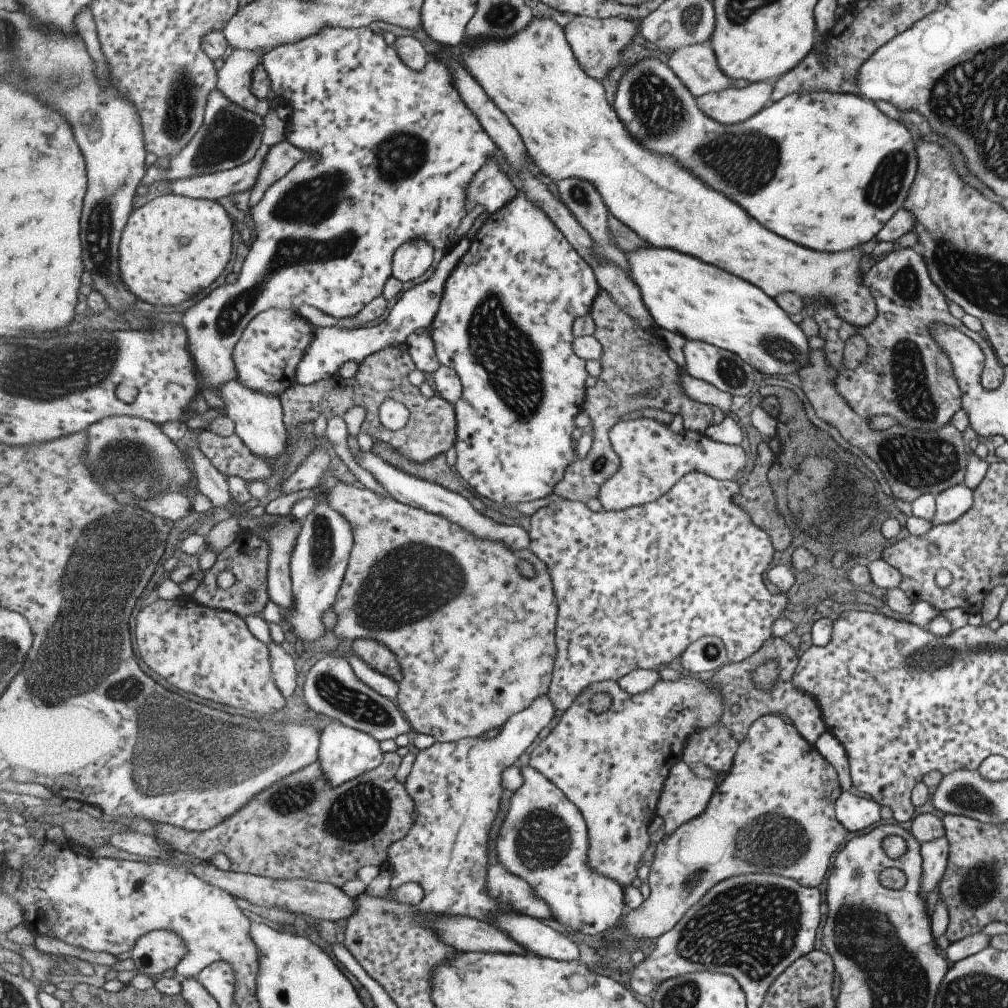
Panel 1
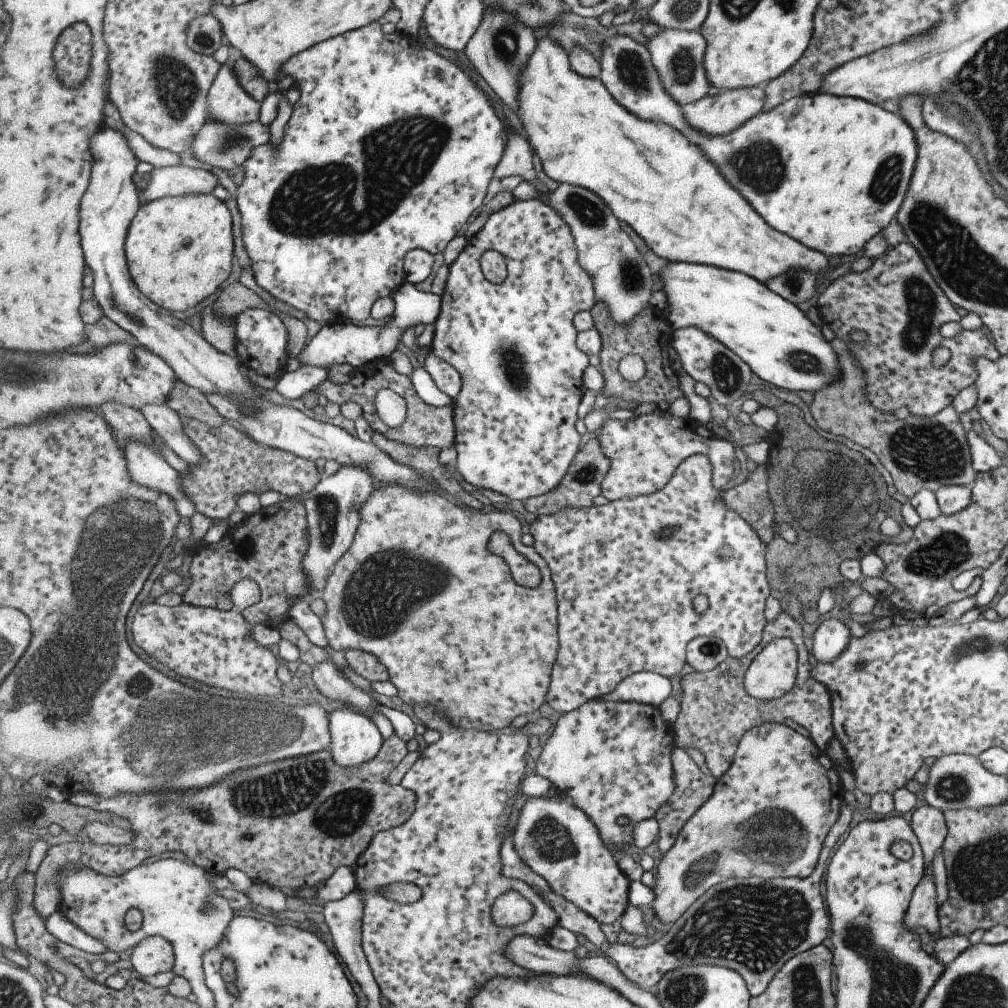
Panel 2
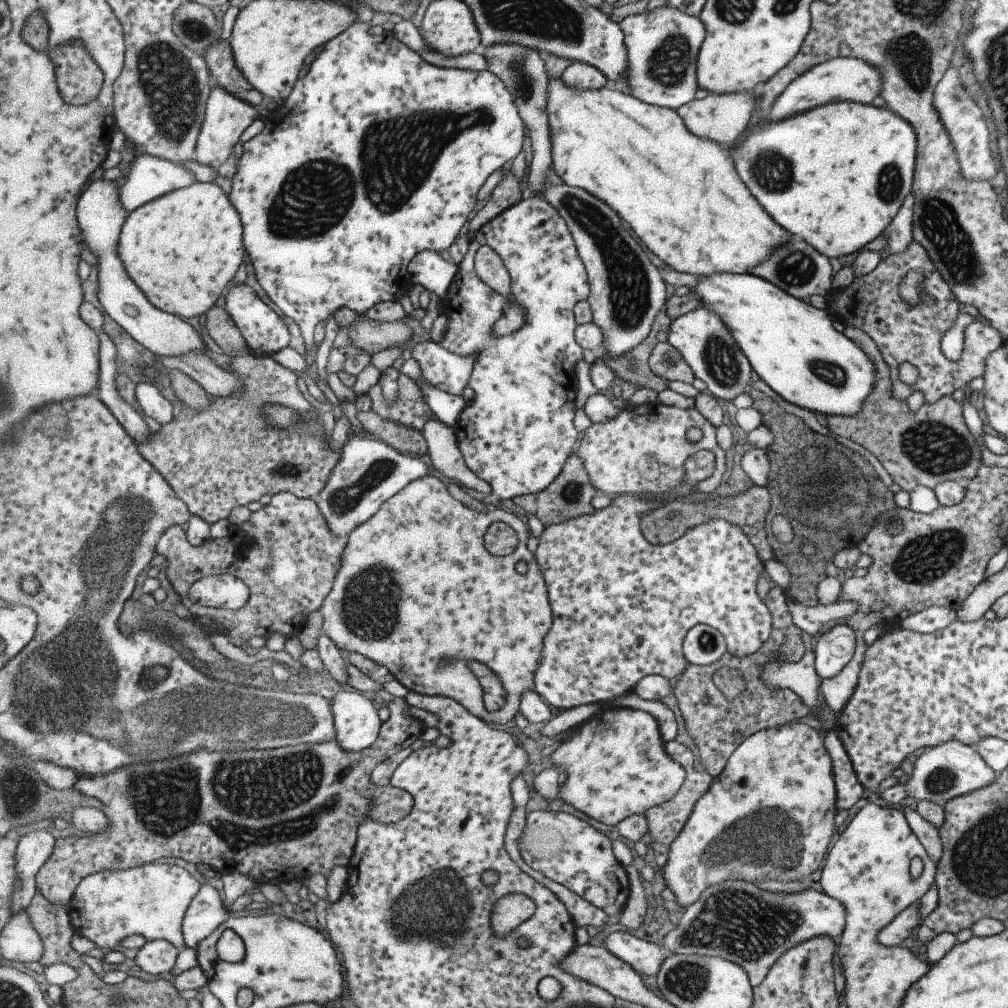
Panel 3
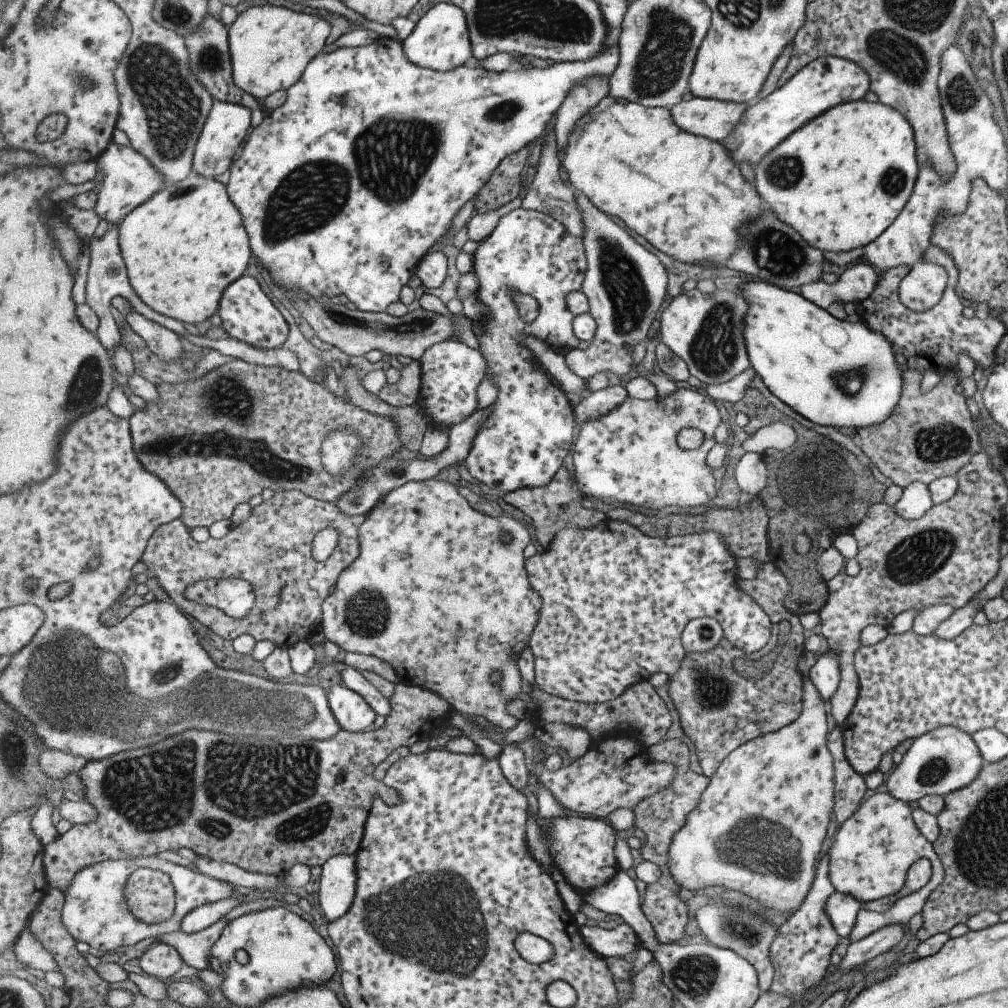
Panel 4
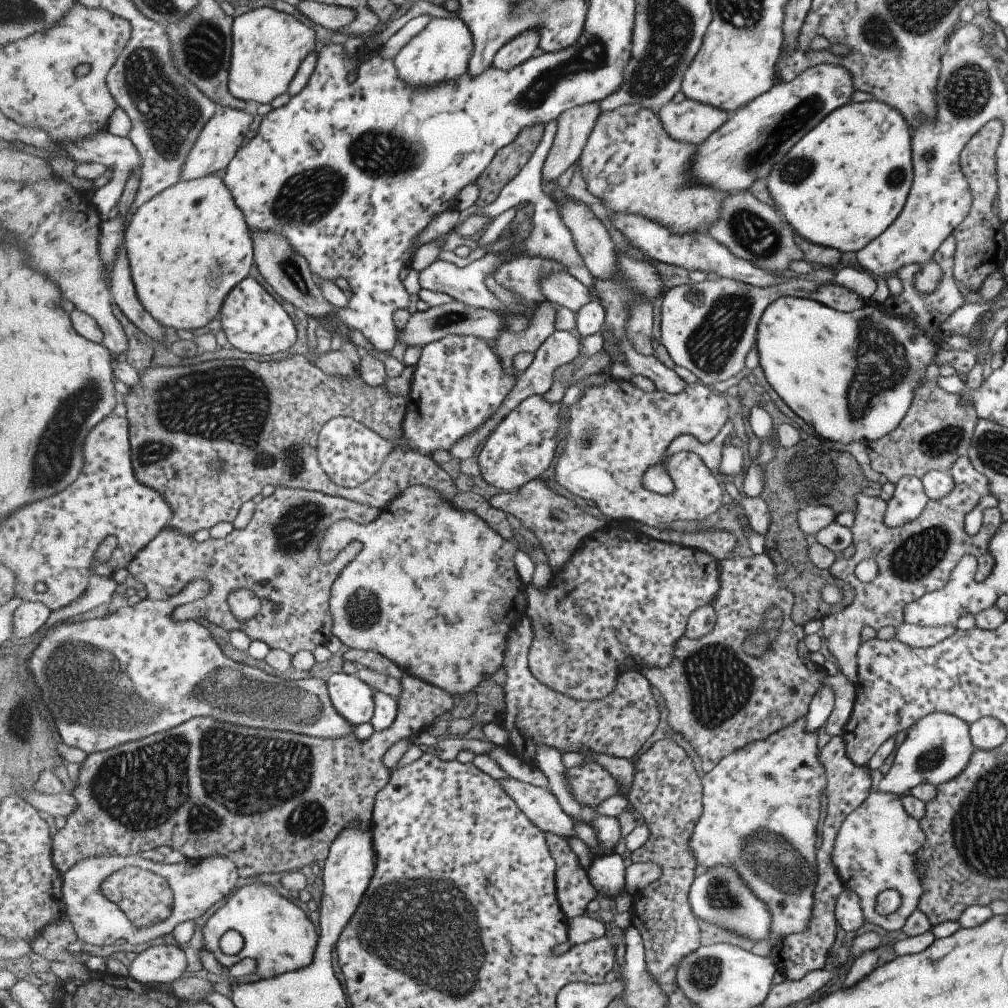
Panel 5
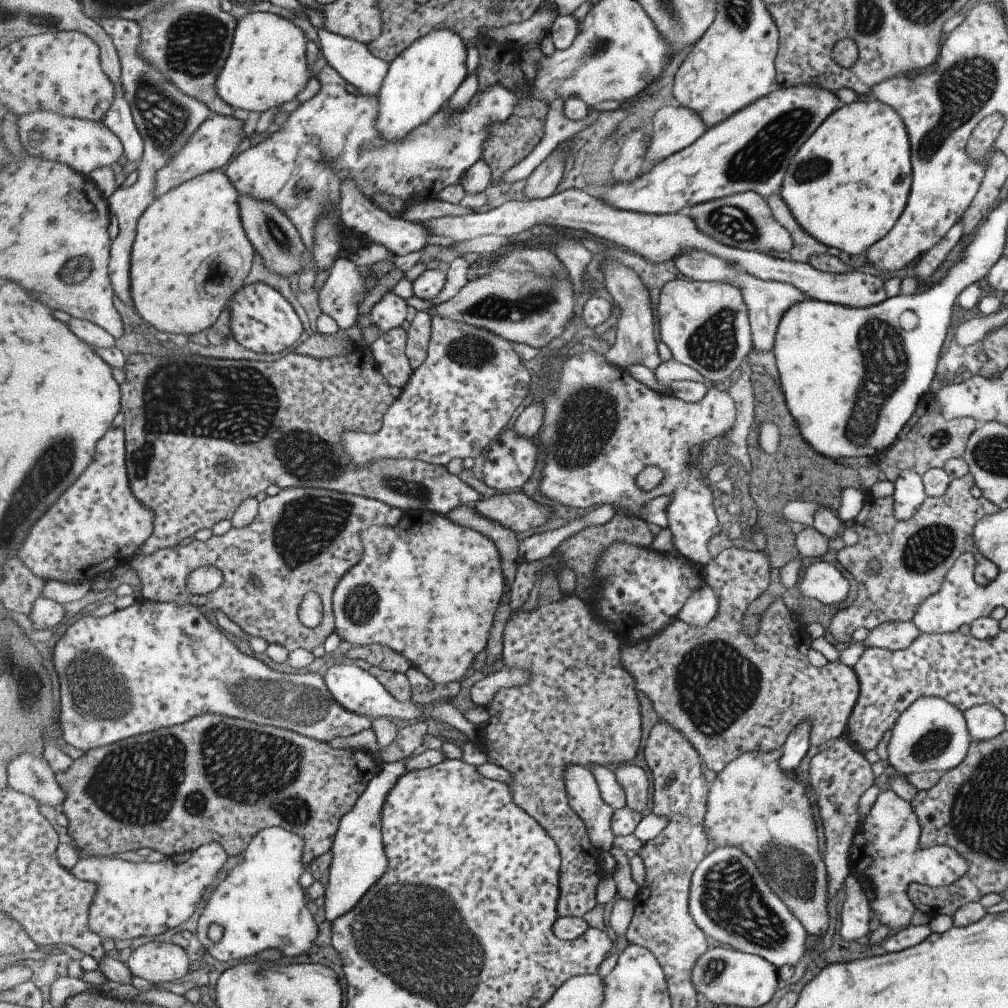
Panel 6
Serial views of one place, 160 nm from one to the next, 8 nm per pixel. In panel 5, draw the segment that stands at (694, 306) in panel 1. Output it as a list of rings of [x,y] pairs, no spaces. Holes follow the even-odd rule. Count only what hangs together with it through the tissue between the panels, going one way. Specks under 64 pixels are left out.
[[[799,296],[779,297],[768,306],[760,318],[755,345],[767,384],[800,416],[799,424],[841,444],[875,442],[891,433],[907,414],[913,392],[939,349],[909,318],[889,316],[872,303],[843,313]]]

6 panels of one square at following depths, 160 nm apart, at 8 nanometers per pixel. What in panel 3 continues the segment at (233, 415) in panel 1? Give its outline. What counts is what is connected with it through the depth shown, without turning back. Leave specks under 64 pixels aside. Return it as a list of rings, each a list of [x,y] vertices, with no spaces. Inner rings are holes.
[[[100,177],[93,181],[88,188],[86,188],[80,199],[78,200],[77,219],[82,233],[85,235],[84,243],[87,247],[88,258],[91,261],[98,260],[98,299],[103,309],[121,326],[125,328],[137,342],[151,350],[157,356],[183,356],[189,352],[206,352],[210,354],[207,349],[207,344],[189,322],[185,322],[179,316],[169,314],[165,310],[160,310],[153,306],[149,298],[145,296],[145,292],[131,279],[124,263],[119,255],[119,242],[121,237],[121,230],[124,229],[125,221],[128,221],[129,213],[123,210],[120,200],[119,186],[107,178]]]

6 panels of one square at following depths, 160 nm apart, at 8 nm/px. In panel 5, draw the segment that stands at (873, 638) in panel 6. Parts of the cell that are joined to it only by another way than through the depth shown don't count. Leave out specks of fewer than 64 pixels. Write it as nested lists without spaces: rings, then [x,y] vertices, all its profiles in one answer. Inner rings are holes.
[[[902,622],[895,628],[894,639],[905,646],[929,647],[947,638],[955,630],[954,626],[931,626],[929,628]]]

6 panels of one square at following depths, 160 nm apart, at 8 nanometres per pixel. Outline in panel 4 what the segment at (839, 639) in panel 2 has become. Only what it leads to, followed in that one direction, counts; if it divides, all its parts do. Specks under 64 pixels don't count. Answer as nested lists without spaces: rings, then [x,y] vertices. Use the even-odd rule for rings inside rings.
[[[829,649],[815,660],[813,666],[807,670],[807,678],[819,694],[819,702],[829,702],[835,694],[839,683],[839,666],[837,666],[837,652]]]

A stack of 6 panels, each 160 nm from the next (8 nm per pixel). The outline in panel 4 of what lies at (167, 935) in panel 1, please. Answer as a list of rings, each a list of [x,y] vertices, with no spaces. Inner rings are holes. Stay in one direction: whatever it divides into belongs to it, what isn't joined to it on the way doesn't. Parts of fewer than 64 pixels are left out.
[[[157,943],[140,958],[142,971],[157,979],[175,976],[183,968],[183,963],[180,951],[165,943]]]

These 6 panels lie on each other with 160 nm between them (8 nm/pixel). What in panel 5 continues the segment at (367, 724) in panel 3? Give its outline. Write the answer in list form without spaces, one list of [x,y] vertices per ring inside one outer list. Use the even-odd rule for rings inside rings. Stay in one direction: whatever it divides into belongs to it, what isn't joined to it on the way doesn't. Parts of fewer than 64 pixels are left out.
[[[340,672],[330,676],[329,695],[333,705],[354,727],[371,723],[376,710],[376,690],[355,674]]]

